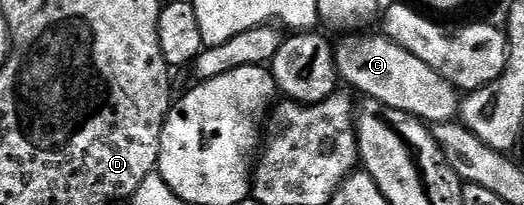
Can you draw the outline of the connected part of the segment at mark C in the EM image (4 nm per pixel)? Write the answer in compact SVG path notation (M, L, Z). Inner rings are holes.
M347 34L340 39L343 41L335 44L335 65L344 85L352 84L357 91L371 96L367 98L384 104L388 110L407 112L423 122L431 120L432 125L454 121L460 115L461 96L455 85L386 36L367 35L371 34Z

